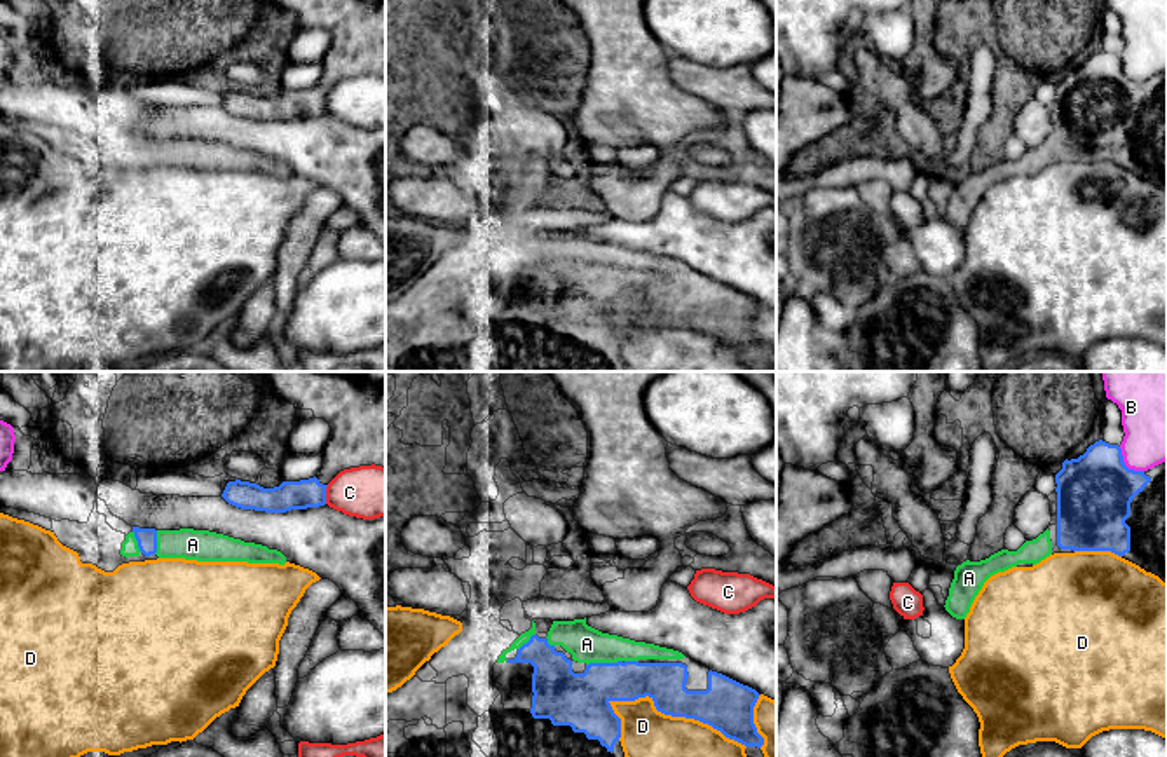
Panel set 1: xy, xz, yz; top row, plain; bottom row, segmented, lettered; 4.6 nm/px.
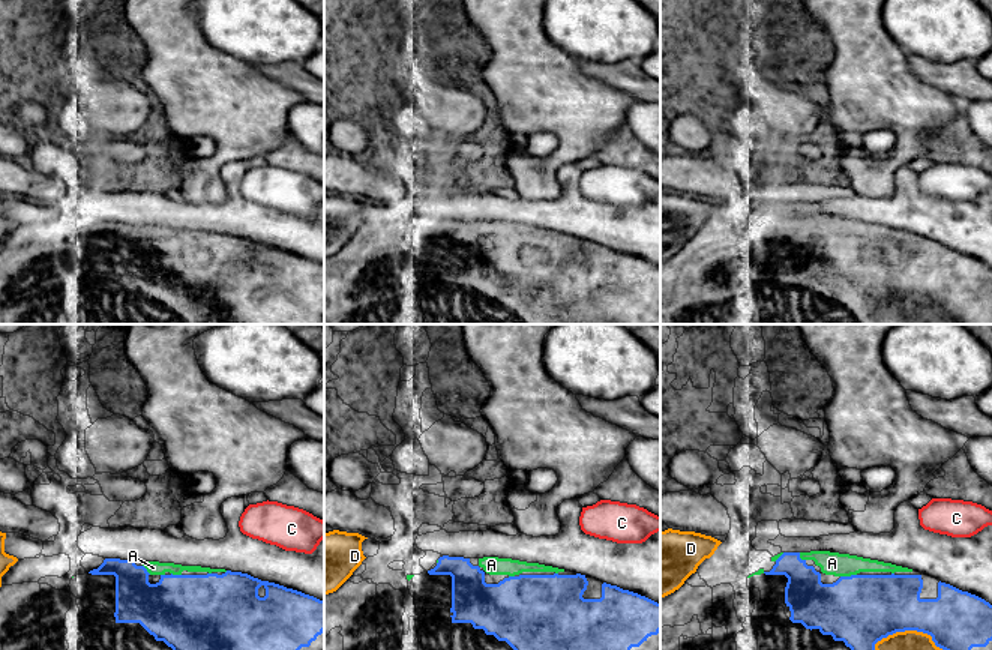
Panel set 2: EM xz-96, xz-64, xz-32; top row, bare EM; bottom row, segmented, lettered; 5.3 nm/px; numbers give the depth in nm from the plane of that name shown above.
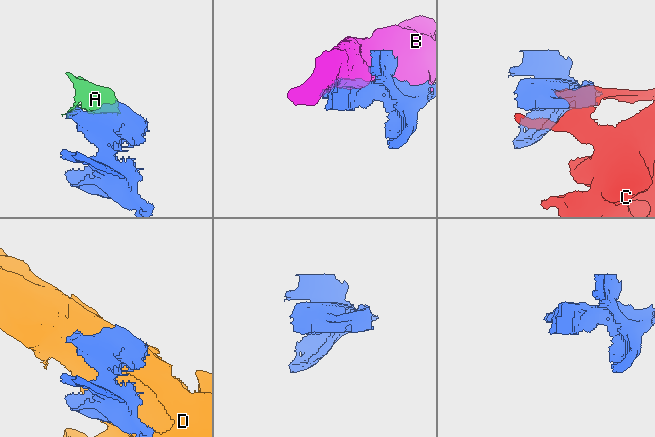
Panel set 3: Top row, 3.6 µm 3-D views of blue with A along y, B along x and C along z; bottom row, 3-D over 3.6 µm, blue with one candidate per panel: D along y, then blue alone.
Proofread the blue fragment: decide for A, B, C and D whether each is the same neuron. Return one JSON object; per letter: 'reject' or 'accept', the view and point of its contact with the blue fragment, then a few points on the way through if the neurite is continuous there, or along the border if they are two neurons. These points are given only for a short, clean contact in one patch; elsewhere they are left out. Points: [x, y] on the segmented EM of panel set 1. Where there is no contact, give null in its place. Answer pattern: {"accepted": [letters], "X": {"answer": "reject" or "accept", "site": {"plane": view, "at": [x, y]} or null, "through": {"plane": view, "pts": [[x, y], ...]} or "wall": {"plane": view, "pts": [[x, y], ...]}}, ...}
{"accepted": ["A"], "A": {"answer": "accept", "site": {"plane": "xz", "at": [604, 663]}}, "B": {"answer": "reject", "site": {"plane": "yz", "at": [1124, 464]}}, "C": {"answer": "reject", "site": {"plane": "xy", "at": [325, 494]}}, "D": {"answer": "reject", "site": {"plane": "xz", "at": [675, 716]}}}

